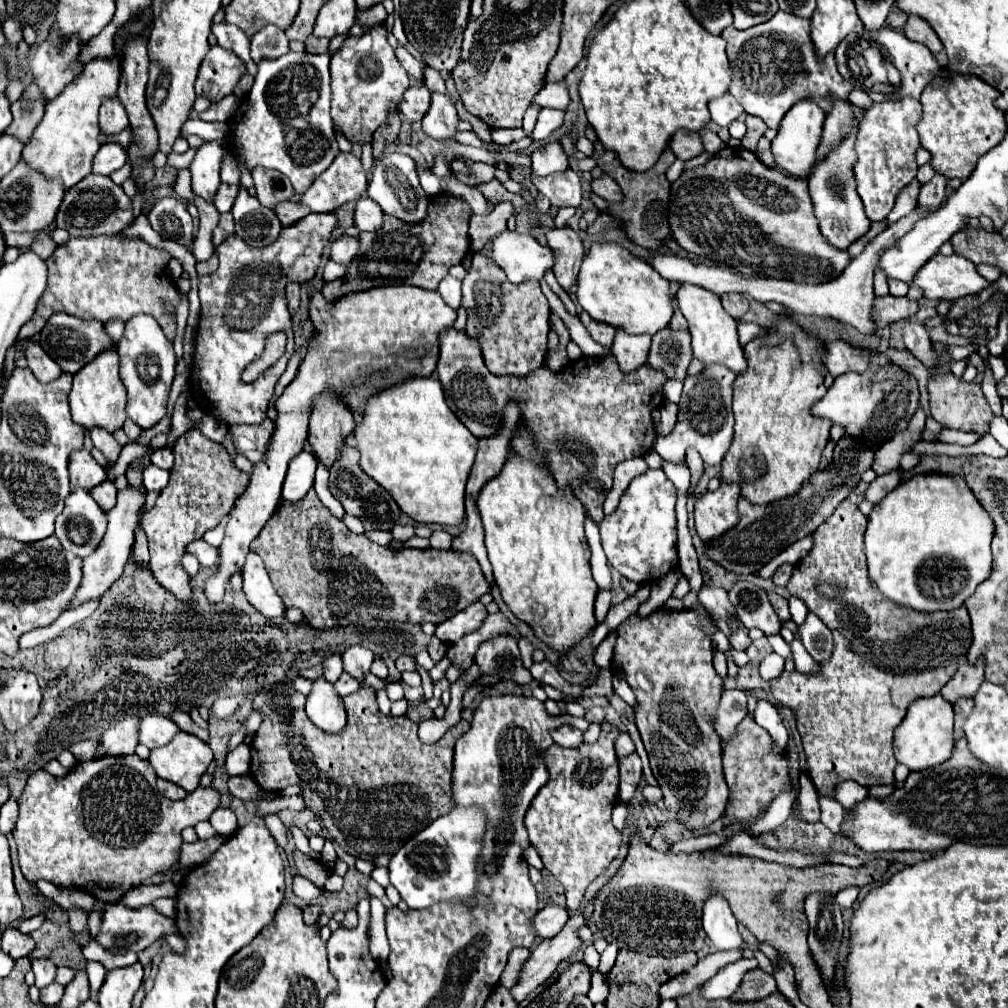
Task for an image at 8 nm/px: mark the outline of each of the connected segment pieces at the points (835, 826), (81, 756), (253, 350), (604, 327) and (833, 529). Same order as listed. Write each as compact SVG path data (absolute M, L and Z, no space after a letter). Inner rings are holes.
M819 796L820 821L828 827L834 834L842 835L840 825L844 818L845 809L836 800L826 796Z
M88 739L88 741L78 741L68 749L76 761L90 761L94 757L98 757L98 739Z
M310 213L302 221L284 227L278 235L278 239L268 245L268 247L252 247L244 243L240 237L230 235L216 247L220 265L214 273L210 275L200 275L198 277L198 289L200 289L200 303L202 303L202 315L196 331L196 353L194 353L194 363L192 363L192 377L190 377L190 395L196 401L196 405L204 411L210 413L224 423L260 423L266 417L266 409L270 403L270 397L274 393L274 385L278 383L280 375L286 369L286 363L290 355L294 353L294 337L292 337L292 317L288 311L288 301L286 301L286 283L288 281L308 281L314 277L316 269L320 267L320 257L322 249L328 243L328 237L332 229L336 227L336 217L332 213ZM272 333L286 333L288 345L284 355L268 367L254 383L244 383L240 379L242 371L256 359L262 357L264 347L266 347L266 337Z
M586 311L580 313L580 321L586 325L586 329L590 331L592 339L594 339L596 343L606 345L606 347L612 345L614 335L616 335L616 329L614 329L612 325L608 325L608 323L600 323L600 321L594 321Z
M842 501L814 531L814 547L794 565L792 579L786 585L790 595L798 595L806 605L812 605L812 613L816 613L834 635L832 657L824 661L818 671L784 671L770 681L772 697L796 715L806 755L806 771L820 795L832 795L834 785L846 779L860 785L894 785L894 767L898 763L892 751L894 729L902 723L906 709L914 699L936 695L956 669L966 663L966 653L972 641L970 617L964 607L954 611L918 613L882 597L876 585L868 579L864 531L866 517L856 505Z

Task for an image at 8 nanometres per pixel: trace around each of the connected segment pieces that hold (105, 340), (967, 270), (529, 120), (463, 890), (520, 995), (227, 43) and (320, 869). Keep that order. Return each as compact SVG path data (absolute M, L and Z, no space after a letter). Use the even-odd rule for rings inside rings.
M56 313L54 317L50 317L50 321L46 323L46 327L42 329L42 337L40 337L40 345L42 349L52 355L52 359L62 367L62 371L66 373L78 373L78 369L82 369L88 361L92 361L98 351L112 347L112 339L106 335L104 327L100 321L82 321L78 317L70 317L66 313Z
M936 253L918 269L912 285L924 291L926 299L960 299L970 293L980 293L990 283L976 271L974 263L956 253L940 255Z
M530 105L530 109L526 111L526 115L524 115L524 125L522 125L522 129L524 129L524 133L526 133L526 135L530 135L530 133L532 133L534 125L536 125L538 111L540 111L540 107L536 107L536 105Z
M452 809L430 827L412 837L390 859L390 883L410 909L426 909L438 901L466 901L474 905L476 857L480 855L486 817L478 809Z
M582 915L578 917L570 917L568 923L564 925L564 929L552 937L542 941L530 955L530 959L524 963L516 985L510 989L510 995L514 1001L524 1001L524 997L536 989L540 983L544 983L558 967L560 961L568 959L578 947L580 947L580 939L576 935L576 929L584 925Z
M218 23L212 27L212 33L216 35L220 47L232 51L238 59L242 59L242 63L250 69L250 75L256 73L256 63L250 59L250 39L242 29L230 23Z
M294 851L292 857L294 857L294 865L296 865L296 869L298 869L298 873L302 877L314 881L314 885L318 885L318 887L324 887L330 873L326 871L326 865L322 861L312 859L312 857L308 857L308 855L300 853L300 851Z

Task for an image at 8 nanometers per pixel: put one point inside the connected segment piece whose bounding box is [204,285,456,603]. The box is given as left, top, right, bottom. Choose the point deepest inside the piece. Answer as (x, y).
(371, 339)

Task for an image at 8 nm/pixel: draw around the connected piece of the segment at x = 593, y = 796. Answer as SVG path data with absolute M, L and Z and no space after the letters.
M602 723L600 739L592 745L584 743L576 749L564 749L560 745L552 745L550 749L546 749L546 767L550 771L550 781L538 791L524 819L532 847L542 857L544 867L566 889L568 909L580 907L584 889L618 855L618 847L622 841L620 831L612 825L612 809L618 797L618 757L614 753L616 735L618 735L618 727L610 723Z

